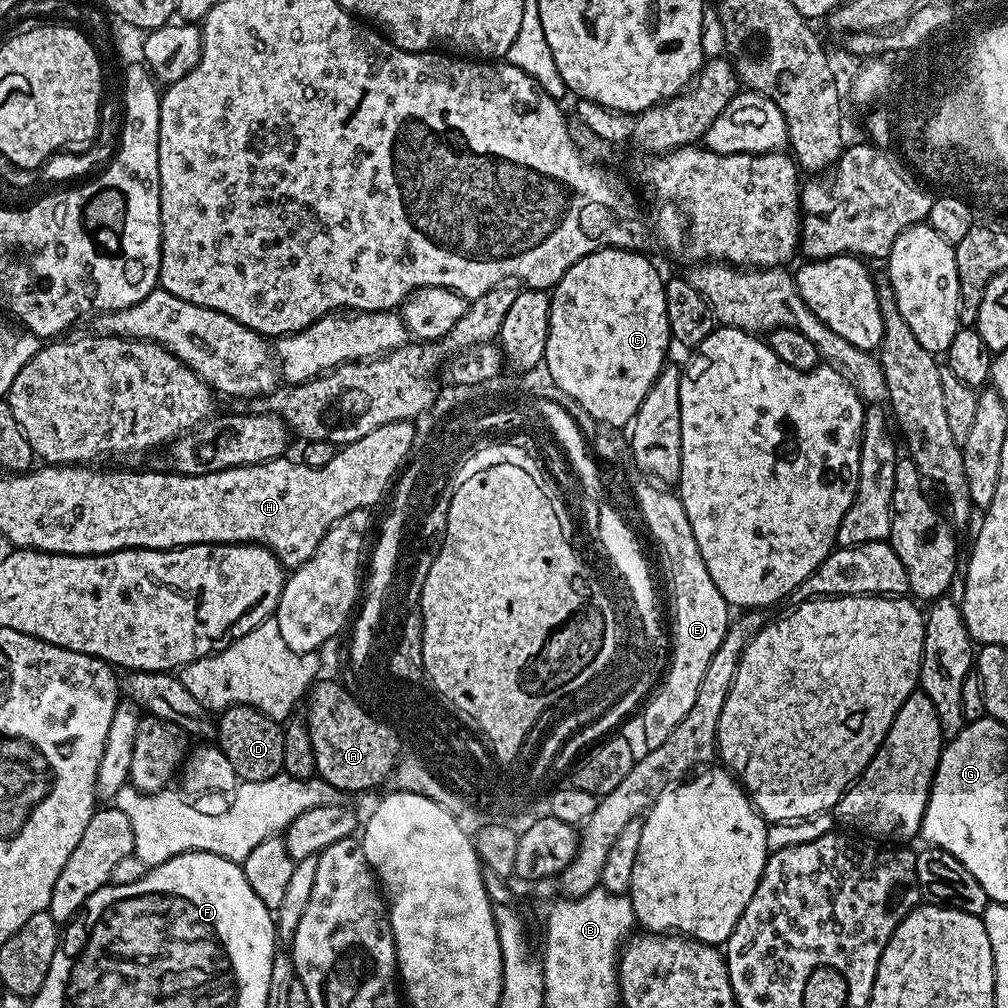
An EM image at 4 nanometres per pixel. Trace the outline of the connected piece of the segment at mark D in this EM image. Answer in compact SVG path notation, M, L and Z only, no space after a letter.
M245 704L223 709L219 716L215 725L215 739L226 758L230 758L230 766L234 766L241 781L262 782L284 772L284 728L277 721L271 720L265 712Z

